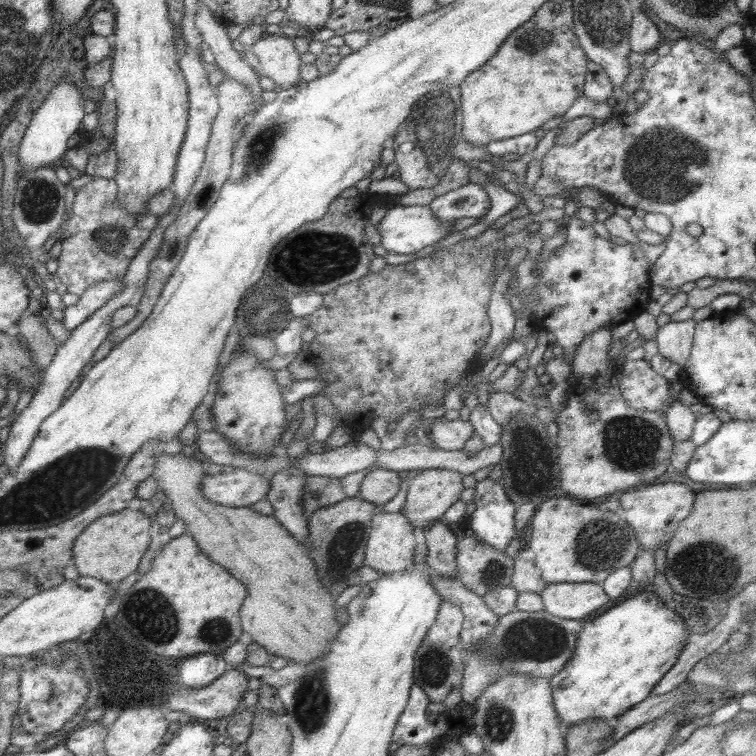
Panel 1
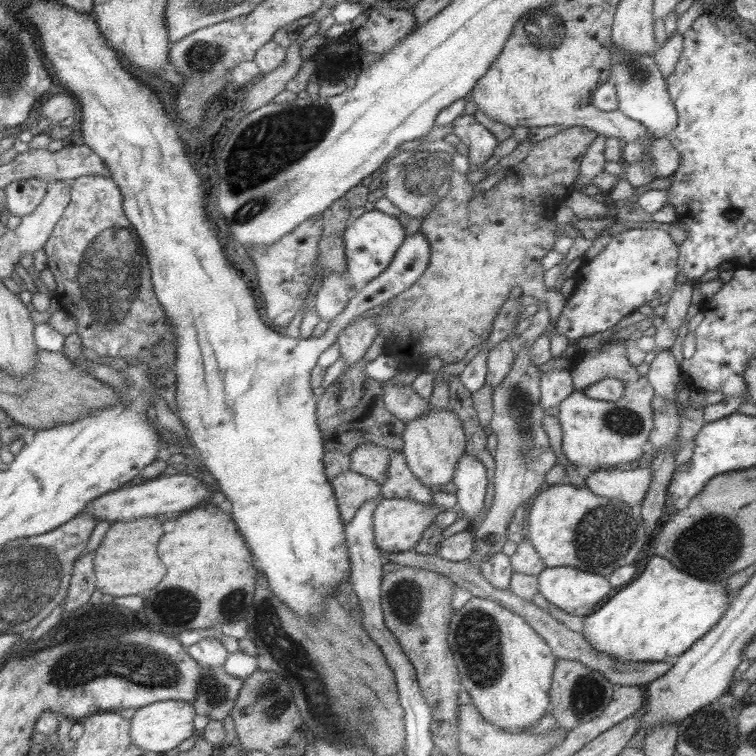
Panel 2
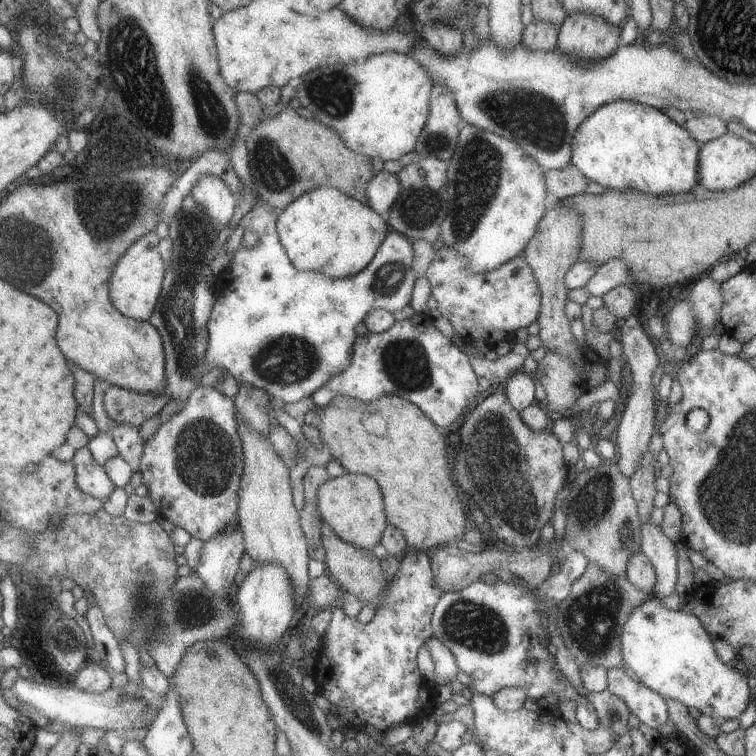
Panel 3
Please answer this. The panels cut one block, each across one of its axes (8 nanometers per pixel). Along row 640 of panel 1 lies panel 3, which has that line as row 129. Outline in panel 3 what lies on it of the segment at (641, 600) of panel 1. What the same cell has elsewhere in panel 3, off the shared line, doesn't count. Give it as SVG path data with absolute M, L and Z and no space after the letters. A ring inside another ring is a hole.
M616 100L600 106L576 130L571 164L588 181L606 189L632 190L652 195L686 194L696 190L700 145L660 109L632 100Z

